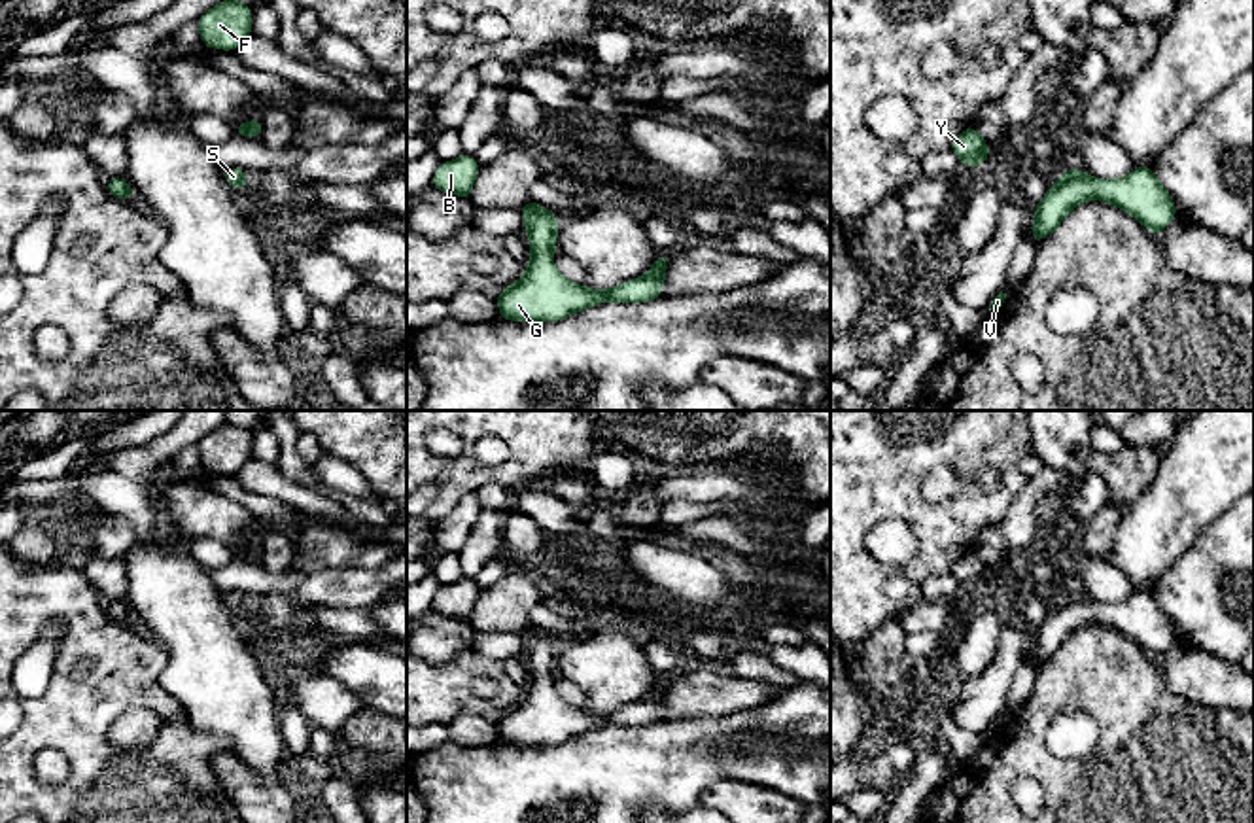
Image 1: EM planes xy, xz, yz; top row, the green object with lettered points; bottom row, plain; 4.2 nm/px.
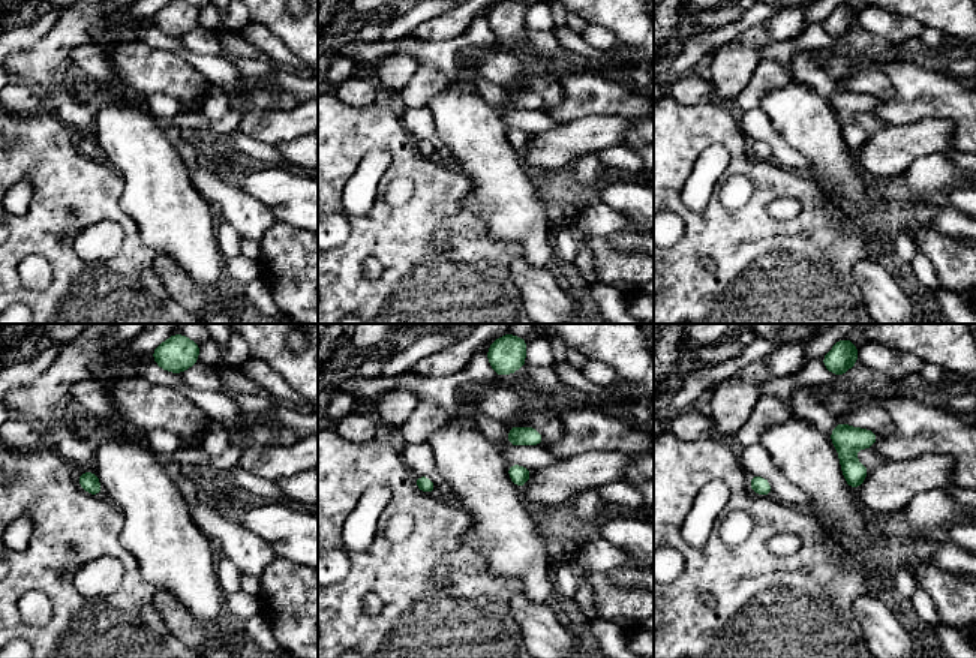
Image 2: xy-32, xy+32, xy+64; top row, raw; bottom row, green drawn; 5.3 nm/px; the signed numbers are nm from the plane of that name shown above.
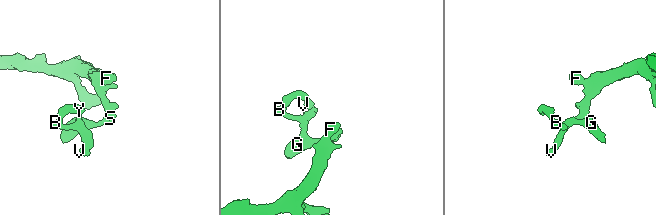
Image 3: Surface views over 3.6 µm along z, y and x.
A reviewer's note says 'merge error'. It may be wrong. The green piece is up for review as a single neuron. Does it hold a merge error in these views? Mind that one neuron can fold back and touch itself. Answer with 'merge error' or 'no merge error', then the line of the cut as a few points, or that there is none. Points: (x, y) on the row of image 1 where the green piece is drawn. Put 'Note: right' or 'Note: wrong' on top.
Note: wrong
no merge error; no cut

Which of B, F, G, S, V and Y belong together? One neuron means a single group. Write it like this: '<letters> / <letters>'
B F G S V Y

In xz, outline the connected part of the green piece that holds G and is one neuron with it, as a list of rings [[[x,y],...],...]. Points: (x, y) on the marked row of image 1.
[[[530,201],[518,210],[530,236],[531,259],[522,278],[497,293],[499,318],[511,322],[558,322],[573,312],[601,305],[647,303],[662,297],[668,257],[658,252],[645,276],[618,284],[607,291],[588,289],[564,278],[552,265],[560,219],[545,206]]]

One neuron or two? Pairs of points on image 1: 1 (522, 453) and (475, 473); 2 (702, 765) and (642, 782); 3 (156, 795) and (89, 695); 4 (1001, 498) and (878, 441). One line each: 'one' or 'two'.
1: one
2: one
3: one
4: one

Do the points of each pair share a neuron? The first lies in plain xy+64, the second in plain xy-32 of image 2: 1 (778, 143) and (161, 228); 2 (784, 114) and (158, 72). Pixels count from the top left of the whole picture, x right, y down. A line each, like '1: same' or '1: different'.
1: different
2: different

